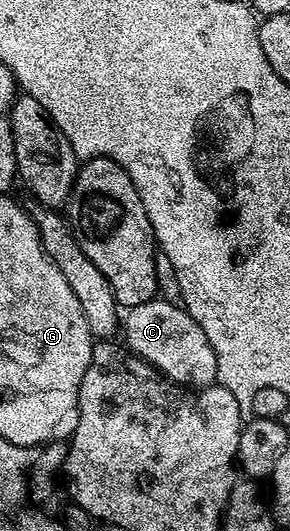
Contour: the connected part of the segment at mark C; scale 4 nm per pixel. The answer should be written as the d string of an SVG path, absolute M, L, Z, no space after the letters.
M154 297L146 304L131 307L123 315L122 334L123 330L127 349L179 386L199 388L217 381L214 350L202 328L198 328L183 305Z

